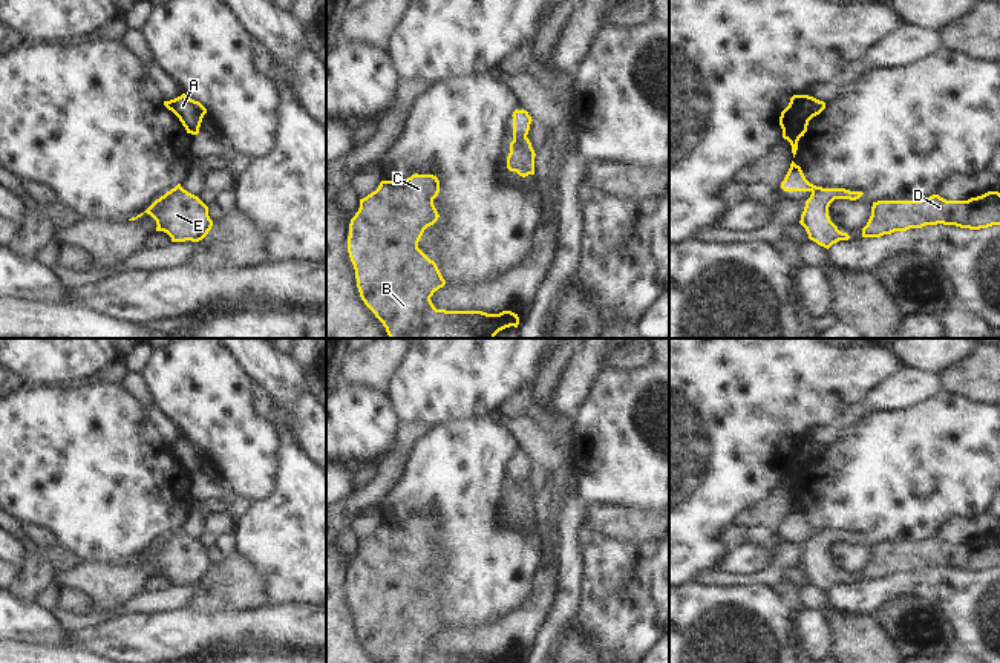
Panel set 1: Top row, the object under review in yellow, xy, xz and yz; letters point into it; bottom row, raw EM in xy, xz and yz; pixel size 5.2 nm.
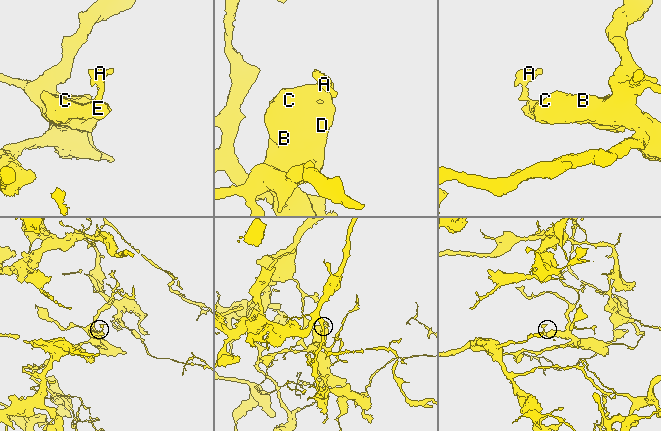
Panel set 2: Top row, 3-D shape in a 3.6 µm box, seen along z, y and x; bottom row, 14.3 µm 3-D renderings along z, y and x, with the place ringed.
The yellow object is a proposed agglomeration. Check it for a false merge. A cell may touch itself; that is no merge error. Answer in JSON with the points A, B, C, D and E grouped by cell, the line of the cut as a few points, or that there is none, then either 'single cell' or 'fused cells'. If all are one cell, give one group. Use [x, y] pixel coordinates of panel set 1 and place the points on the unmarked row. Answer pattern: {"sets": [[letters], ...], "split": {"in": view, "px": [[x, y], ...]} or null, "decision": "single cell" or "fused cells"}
{"sets": [["A"], ["B", "C", "D", "E"]], "split": {"in": "xz", "px": [[526, 480], [513, 484]]}, "decision": "fused cells"}

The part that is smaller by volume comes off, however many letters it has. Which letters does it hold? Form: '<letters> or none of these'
A

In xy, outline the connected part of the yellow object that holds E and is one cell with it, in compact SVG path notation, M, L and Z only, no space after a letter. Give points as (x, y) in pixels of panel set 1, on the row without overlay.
M187 533L167 534L144 556L156 563L156 574L164 574L172 585L199 585L213 570L208 550Z

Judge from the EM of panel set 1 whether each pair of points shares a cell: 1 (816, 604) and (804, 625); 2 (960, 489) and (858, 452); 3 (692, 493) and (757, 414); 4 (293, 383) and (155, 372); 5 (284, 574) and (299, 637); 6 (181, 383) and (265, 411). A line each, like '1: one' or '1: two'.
1: two
2: one
3: one
4: two
5: two
6: two

